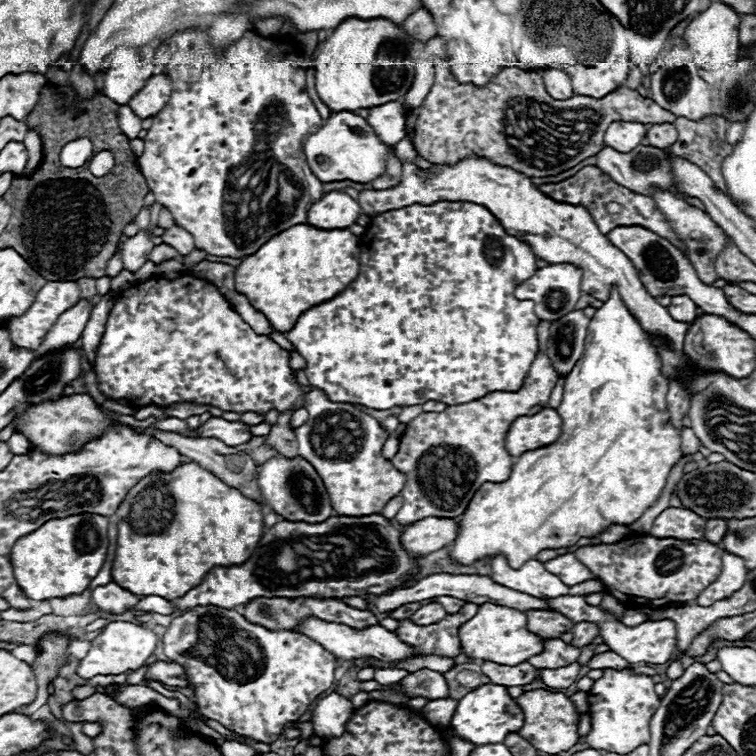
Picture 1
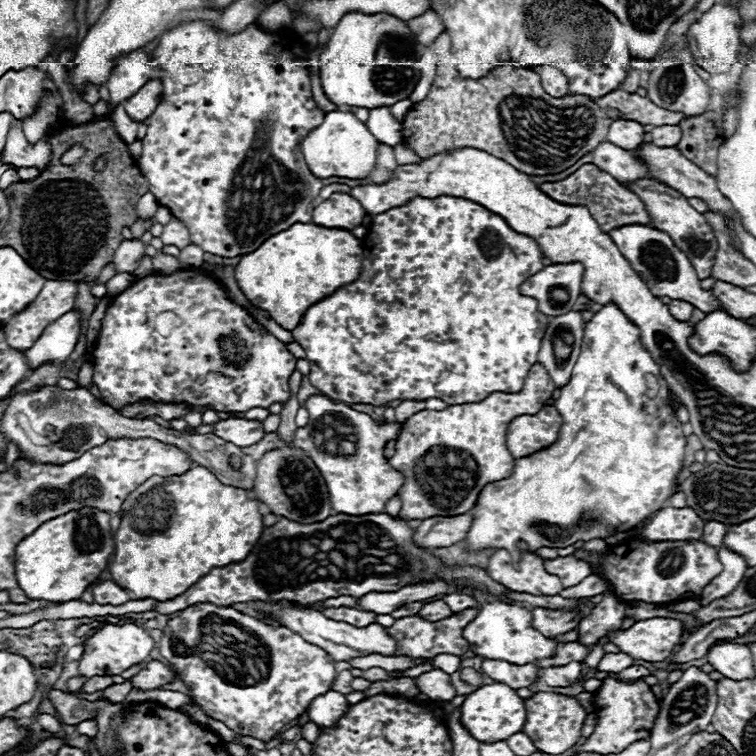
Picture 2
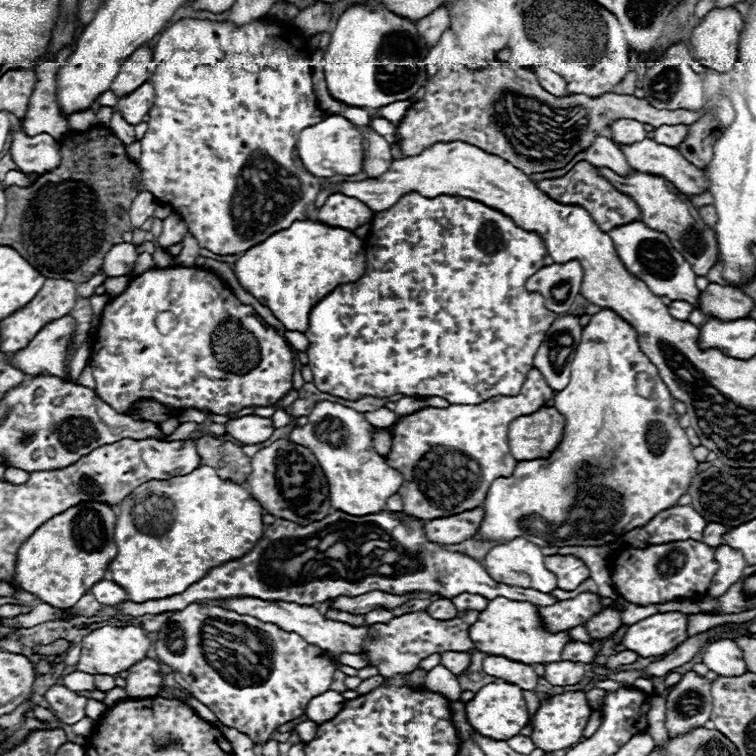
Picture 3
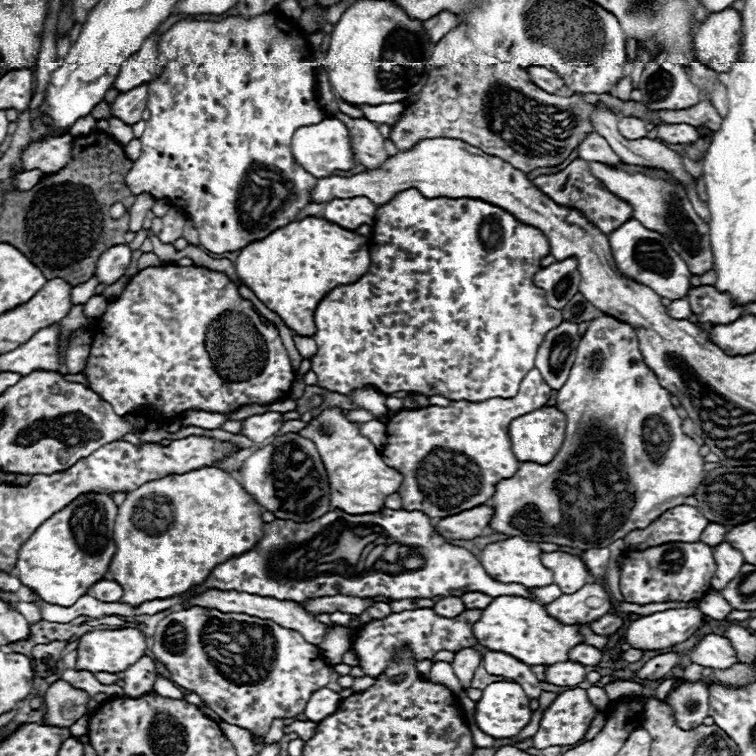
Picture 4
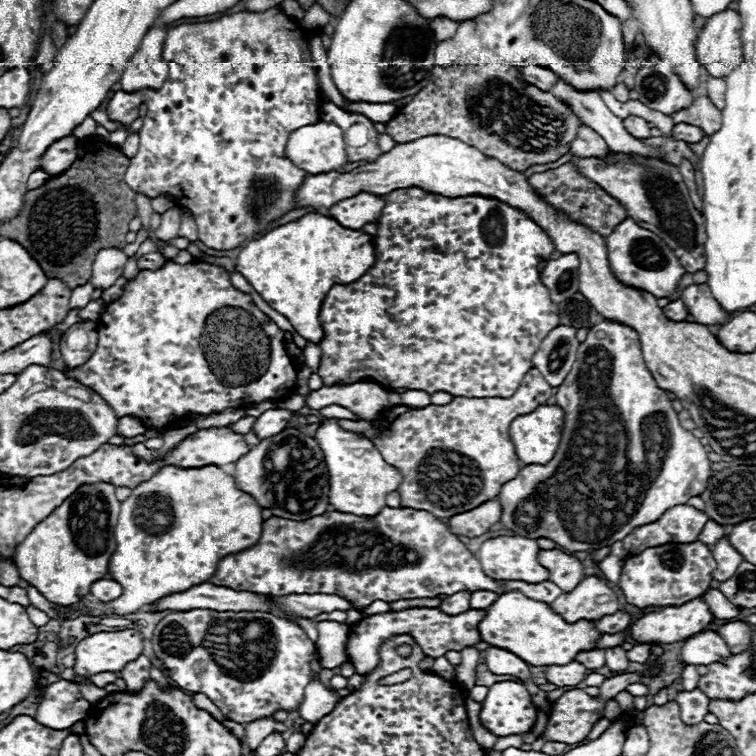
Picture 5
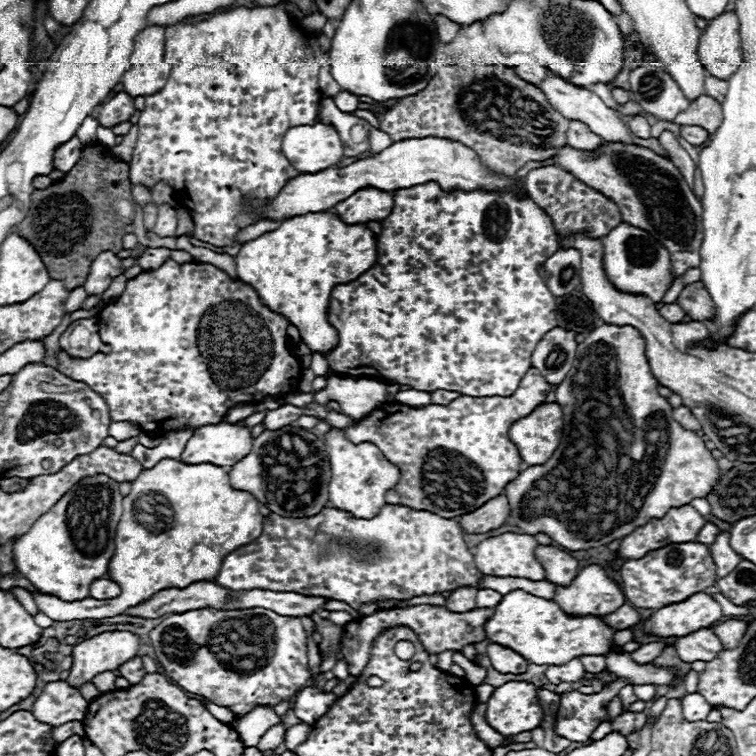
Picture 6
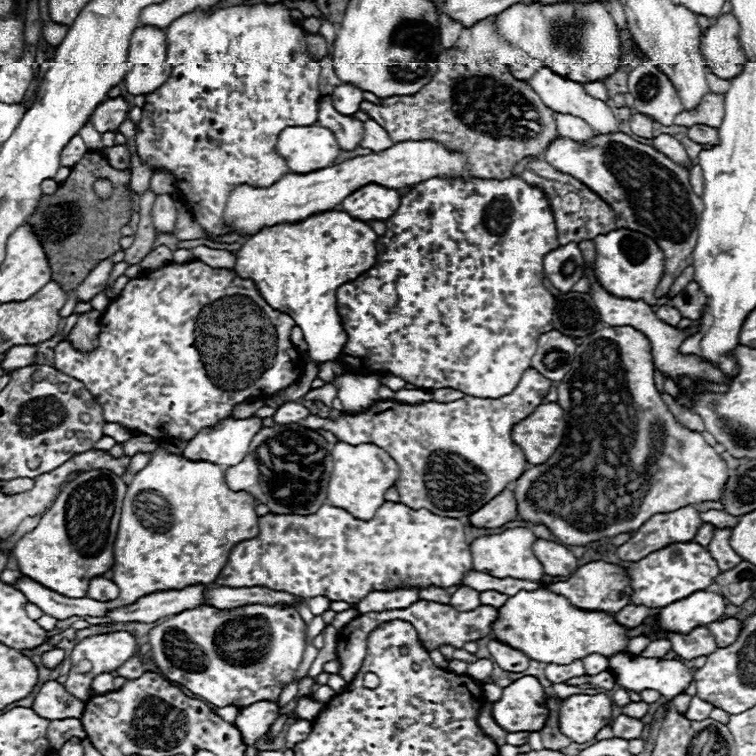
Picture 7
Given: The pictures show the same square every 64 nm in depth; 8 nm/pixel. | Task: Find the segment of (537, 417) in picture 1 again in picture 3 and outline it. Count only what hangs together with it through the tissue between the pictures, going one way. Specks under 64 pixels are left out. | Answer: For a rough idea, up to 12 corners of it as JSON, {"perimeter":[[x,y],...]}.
{"perimeter":[[554,406],[508,426],[512,456],[548,458],[562,442]]}

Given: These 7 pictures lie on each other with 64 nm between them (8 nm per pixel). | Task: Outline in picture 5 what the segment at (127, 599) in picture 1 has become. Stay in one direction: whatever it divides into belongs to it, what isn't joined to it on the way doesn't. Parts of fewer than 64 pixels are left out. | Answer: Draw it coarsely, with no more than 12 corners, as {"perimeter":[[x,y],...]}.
{"perimeter":[[96,580],[90,596],[100,602],[116,600],[122,586],[114,580]]}

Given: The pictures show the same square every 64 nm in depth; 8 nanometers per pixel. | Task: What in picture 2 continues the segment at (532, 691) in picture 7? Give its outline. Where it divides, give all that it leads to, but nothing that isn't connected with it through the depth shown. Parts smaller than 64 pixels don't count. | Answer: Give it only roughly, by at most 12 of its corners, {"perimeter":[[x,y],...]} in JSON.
{"perimeter":[[502,682],[460,706],[460,722],[490,748],[522,732],[524,700]]}

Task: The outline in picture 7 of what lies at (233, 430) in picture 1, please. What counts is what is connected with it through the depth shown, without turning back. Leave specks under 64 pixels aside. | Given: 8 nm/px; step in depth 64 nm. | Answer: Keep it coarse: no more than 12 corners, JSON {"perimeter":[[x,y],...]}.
{"perimeter":[[286,402],[272,418],[276,424],[300,422],[312,412],[298,402]]}

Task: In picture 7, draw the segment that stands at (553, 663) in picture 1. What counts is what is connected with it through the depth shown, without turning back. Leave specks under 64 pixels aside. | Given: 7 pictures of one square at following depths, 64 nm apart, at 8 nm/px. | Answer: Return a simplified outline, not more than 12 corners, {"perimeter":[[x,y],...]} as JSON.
{"perimeter":[[586,656],[584,668],[590,676],[608,670],[608,658]]}

